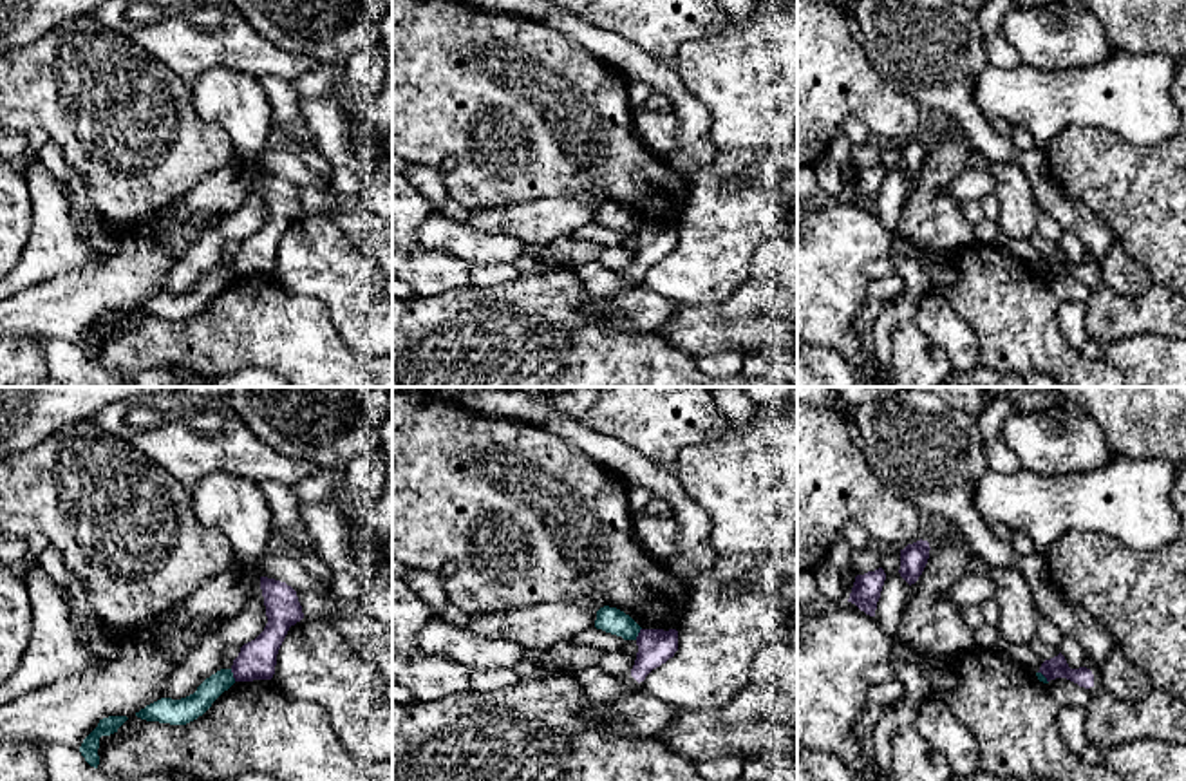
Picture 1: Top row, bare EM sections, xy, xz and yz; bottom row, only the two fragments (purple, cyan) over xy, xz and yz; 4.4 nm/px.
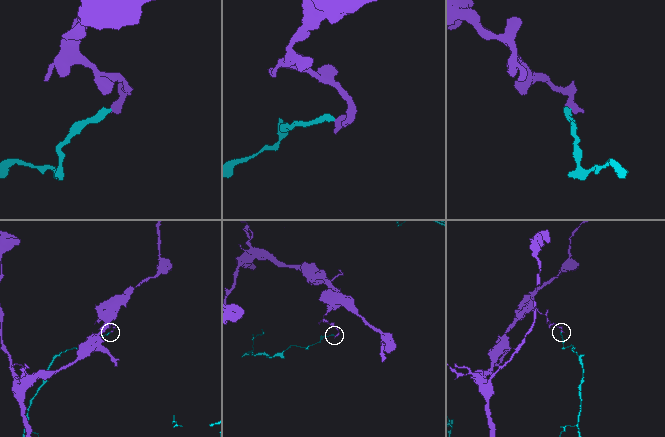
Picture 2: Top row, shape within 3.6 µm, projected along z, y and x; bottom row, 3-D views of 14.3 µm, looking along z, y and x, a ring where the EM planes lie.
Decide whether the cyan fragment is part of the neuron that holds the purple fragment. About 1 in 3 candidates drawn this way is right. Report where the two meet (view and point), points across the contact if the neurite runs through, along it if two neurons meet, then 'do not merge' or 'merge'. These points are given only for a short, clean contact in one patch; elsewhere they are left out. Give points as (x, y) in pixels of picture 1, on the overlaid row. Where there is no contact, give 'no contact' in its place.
meets purple in xy at (234, 675); border along xy (230, 669), (235, 680); do not merge

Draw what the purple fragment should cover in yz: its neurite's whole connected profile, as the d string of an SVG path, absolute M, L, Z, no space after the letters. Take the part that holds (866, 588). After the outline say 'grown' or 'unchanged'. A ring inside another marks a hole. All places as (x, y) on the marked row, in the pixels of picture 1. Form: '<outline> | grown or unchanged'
M882 568L857 575L848 602L855 604L866 615L875 616L884 580L886 573Z | unchanged

